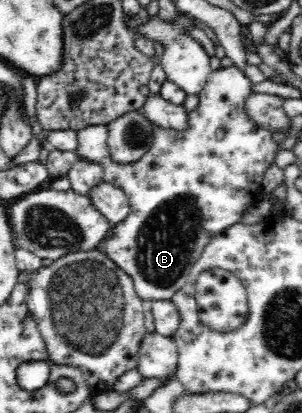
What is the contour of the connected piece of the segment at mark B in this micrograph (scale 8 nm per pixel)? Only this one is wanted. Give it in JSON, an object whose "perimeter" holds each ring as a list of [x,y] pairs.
{"perimeter":[[[230,66],[230,68],[220,68],[218,70],[211,71],[210,77],[204,86],[204,89],[199,93],[200,103],[195,110],[189,112],[189,128],[184,131],[174,131],[170,129],[164,129],[162,126],[152,123],[153,126],[153,140],[148,150],[148,154],[144,154],[142,158],[139,158],[136,162],[122,164],[114,161],[110,152],[104,146],[103,131],[102,128],[97,125],[87,126],[82,130],[77,131],[78,136],[78,148],[76,148],[75,154],[78,158],[85,158],[90,162],[95,162],[103,168],[103,181],[108,184],[113,184],[122,189],[126,196],[131,209],[130,215],[126,218],[125,222],[114,225],[112,227],[112,235],[108,239],[104,239],[101,244],[101,249],[108,255],[108,258],[112,259],[126,274],[130,275],[133,280],[138,296],[144,300],[171,300],[175,292],[178,292],[182,288],[189,277],[190,269],[193,264],[201,257],[204,247],[210,242],[210,239],[217,234],[220,234],[223,230],[226,230],[229,226],[236,223],[241,223],[244,212],[250,208],[250,206],[256,206],[258,201],[261,200],[262,194],[262,179],[264,172],[268,170],[268,167],[275,167],[276,153],[280,149],[280,145],[273,140],[271,133],[262,129],[262,126],[258,126],[248,115],[246,115],[246,98],[253,93],[251,89],[250,80],[243,74],[242,70],[239,70],[236,66]]]}

